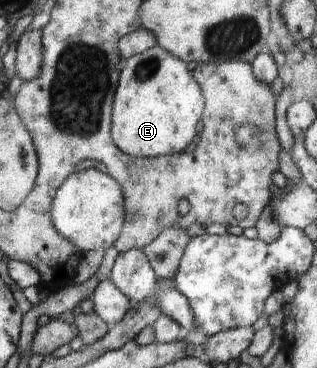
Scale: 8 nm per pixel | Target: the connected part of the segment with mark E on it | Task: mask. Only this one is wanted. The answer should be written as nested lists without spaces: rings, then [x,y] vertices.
[[[155,45],[130,56],[121,70],[123,82],[118,82],[119,94],[114,96],[115,146],[134,157],[185,152],[205,112],[205,96],[185,61]]]

